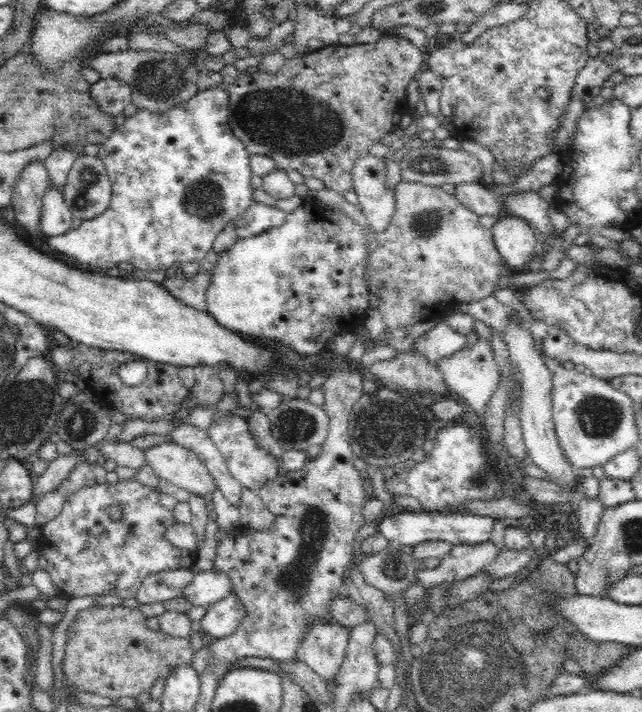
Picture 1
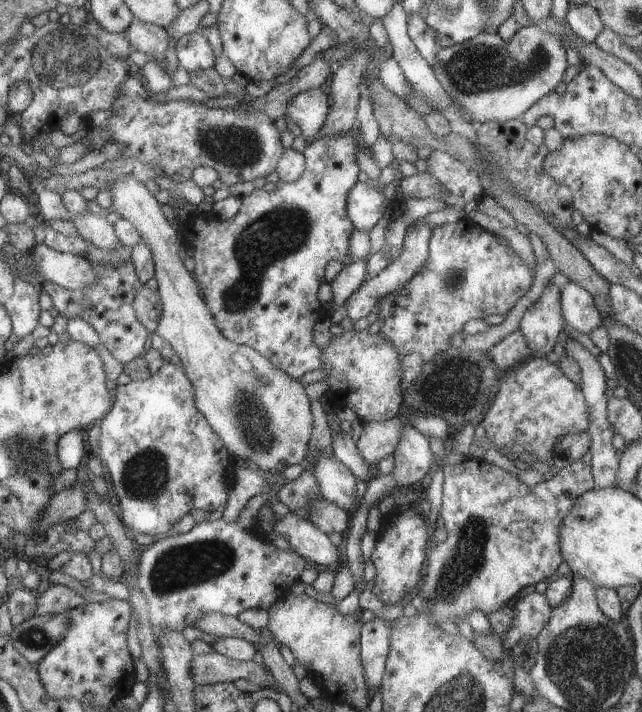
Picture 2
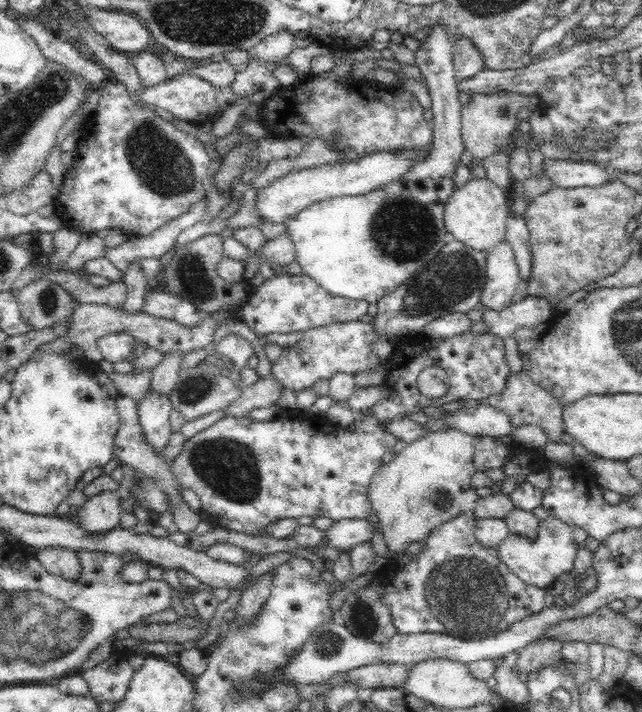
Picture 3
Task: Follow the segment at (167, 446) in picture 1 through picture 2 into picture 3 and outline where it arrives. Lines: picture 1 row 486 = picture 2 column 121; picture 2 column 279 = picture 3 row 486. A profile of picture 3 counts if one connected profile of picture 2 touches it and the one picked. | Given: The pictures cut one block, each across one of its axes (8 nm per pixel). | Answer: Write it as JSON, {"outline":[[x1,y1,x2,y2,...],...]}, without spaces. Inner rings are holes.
{"outline":[[456,429,428,431,427,435,406,443,403,450,396,454,389,464,383,465,372,476,368,499,377,512,378,524,382,527,382,534,388,548,395,552,394,559,403,558,402,549,405,542,418,542,432,528,454,518,457,514,475,508,475,500,478,496,472,487,472,476,477,472,473,462,476,438,476,435,469,435]]}

